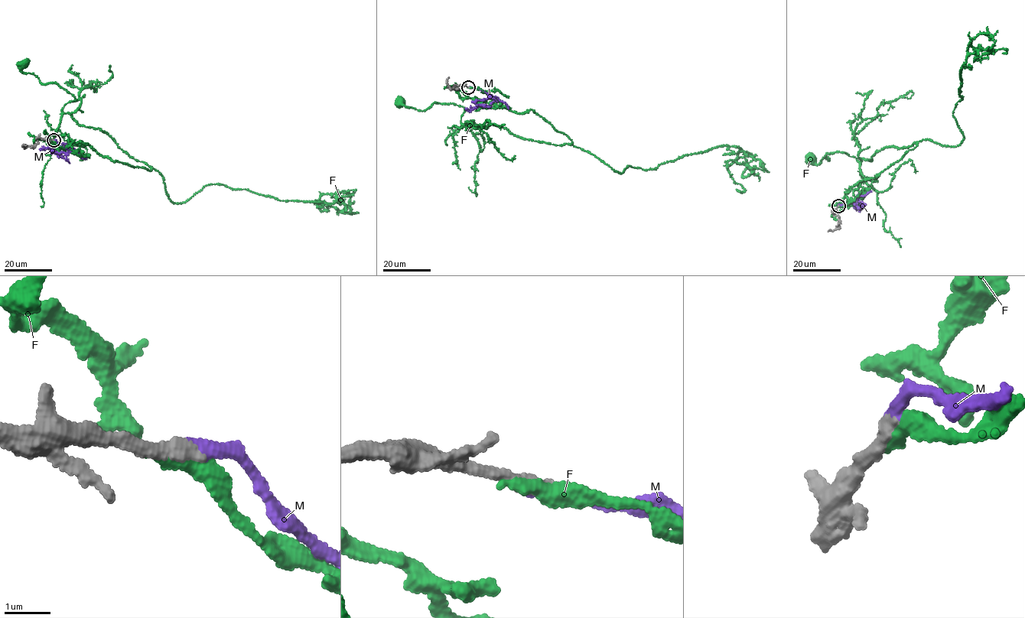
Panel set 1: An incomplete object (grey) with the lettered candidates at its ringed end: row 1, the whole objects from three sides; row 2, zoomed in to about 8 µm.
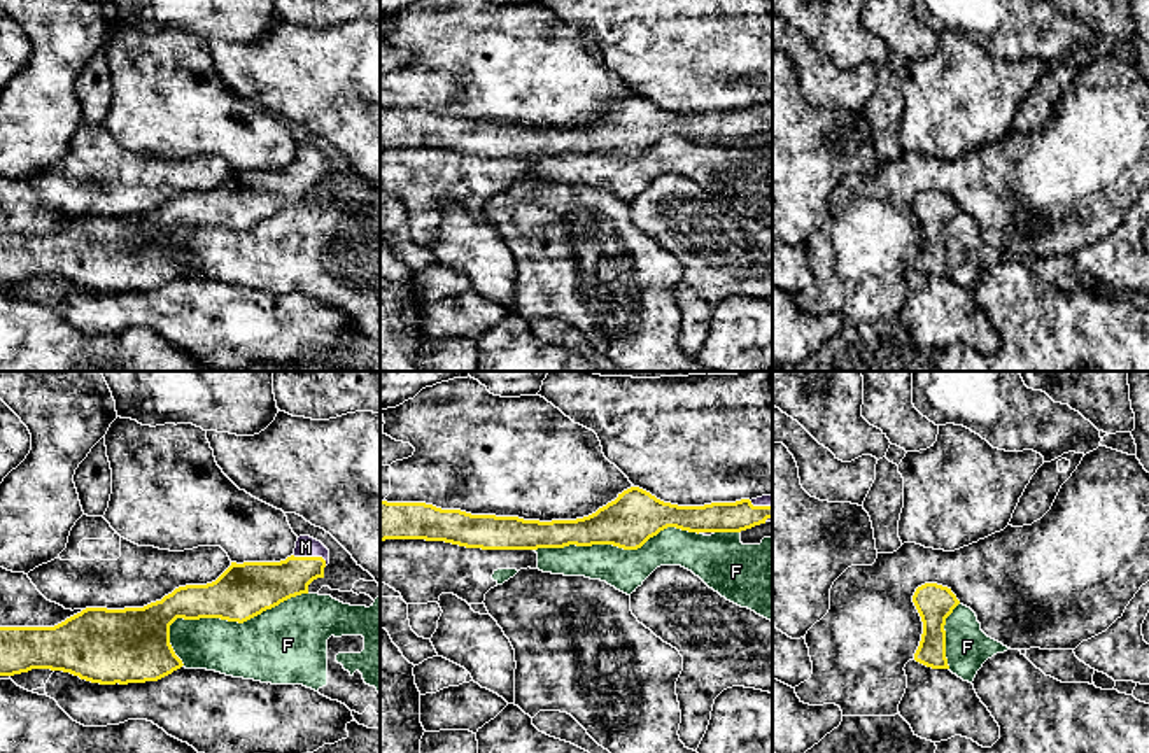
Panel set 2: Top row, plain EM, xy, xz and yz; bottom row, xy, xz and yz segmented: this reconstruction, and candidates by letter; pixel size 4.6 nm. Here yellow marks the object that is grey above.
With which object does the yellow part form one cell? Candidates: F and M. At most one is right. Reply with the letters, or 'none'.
M

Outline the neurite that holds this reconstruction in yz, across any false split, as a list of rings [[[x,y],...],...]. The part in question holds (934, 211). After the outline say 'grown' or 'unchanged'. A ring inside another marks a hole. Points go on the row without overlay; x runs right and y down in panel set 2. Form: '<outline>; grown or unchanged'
[[[925,191],[916,196],[913,210],[923,229],[923,242],[914,268],[932,277],[949,277],[944,233],[960,208],[951,196]]]; unchanged

